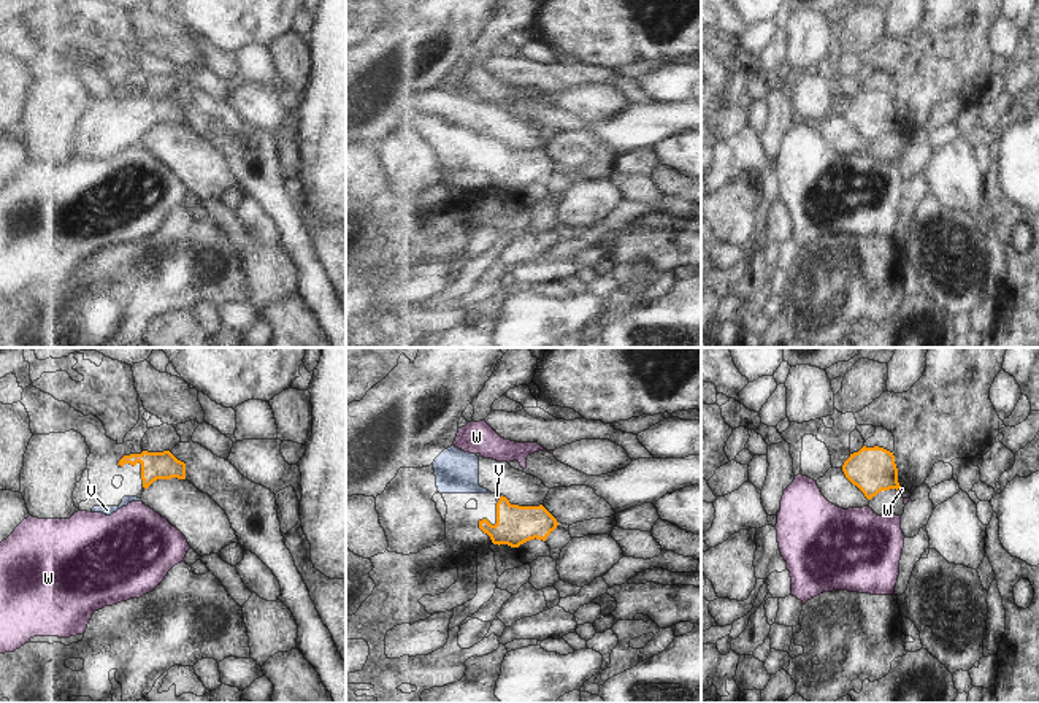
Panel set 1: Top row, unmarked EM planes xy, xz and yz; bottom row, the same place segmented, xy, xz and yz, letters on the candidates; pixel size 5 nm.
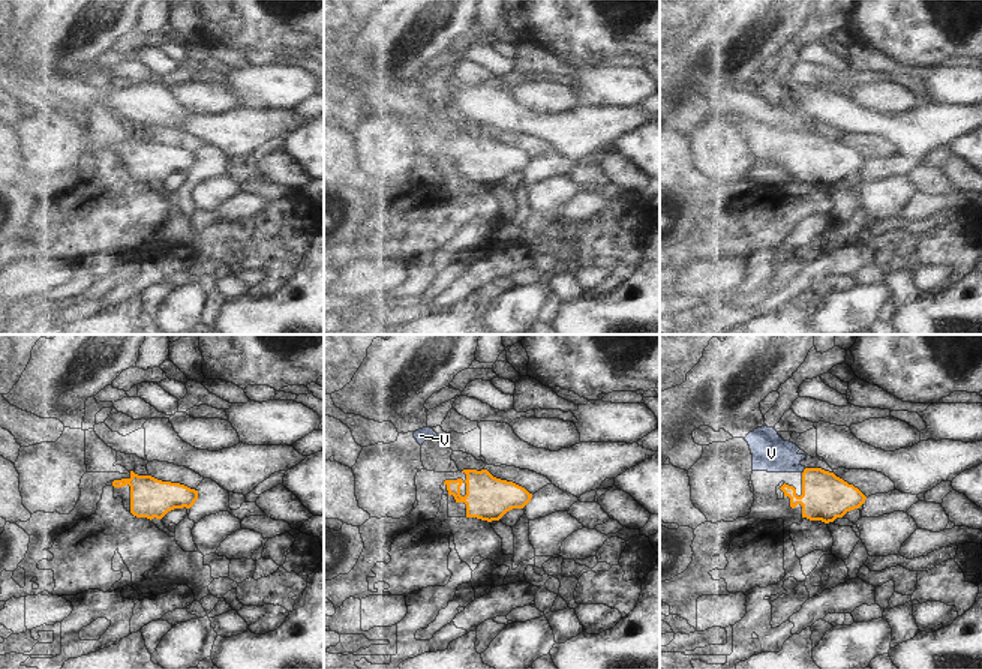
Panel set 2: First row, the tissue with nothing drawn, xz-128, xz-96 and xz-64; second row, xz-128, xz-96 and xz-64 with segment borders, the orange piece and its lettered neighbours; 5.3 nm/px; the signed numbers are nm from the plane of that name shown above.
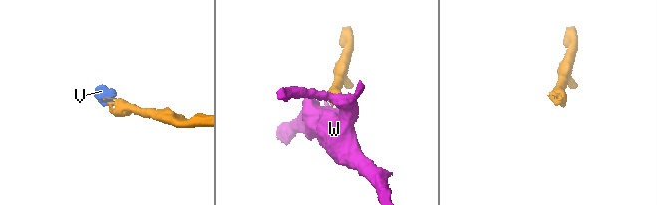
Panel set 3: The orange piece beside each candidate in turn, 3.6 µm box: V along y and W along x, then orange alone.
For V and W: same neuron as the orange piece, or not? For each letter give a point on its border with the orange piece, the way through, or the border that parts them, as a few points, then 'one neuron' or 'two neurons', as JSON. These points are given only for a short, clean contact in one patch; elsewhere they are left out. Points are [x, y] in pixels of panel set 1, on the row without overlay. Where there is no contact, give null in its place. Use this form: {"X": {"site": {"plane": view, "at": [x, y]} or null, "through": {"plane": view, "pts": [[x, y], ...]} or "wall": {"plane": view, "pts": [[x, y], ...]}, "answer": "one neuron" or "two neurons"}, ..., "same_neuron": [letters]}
{"V": {"site": {"plane": "xz", "at": [500, 143]}, "through": {"plane": "xz", "pts": [[516, 169], [505, 156], [500, 143], [497, 140]]}, "answer": "one neuron"}, "W": {"site": {"plane": "yz", "at": [898, 132]}, "wall": {"plane": "yz", "pts": [[900, 130], [897, 134]]}, "answer": "two neurons"}, "same_neuron": ["V"]}

